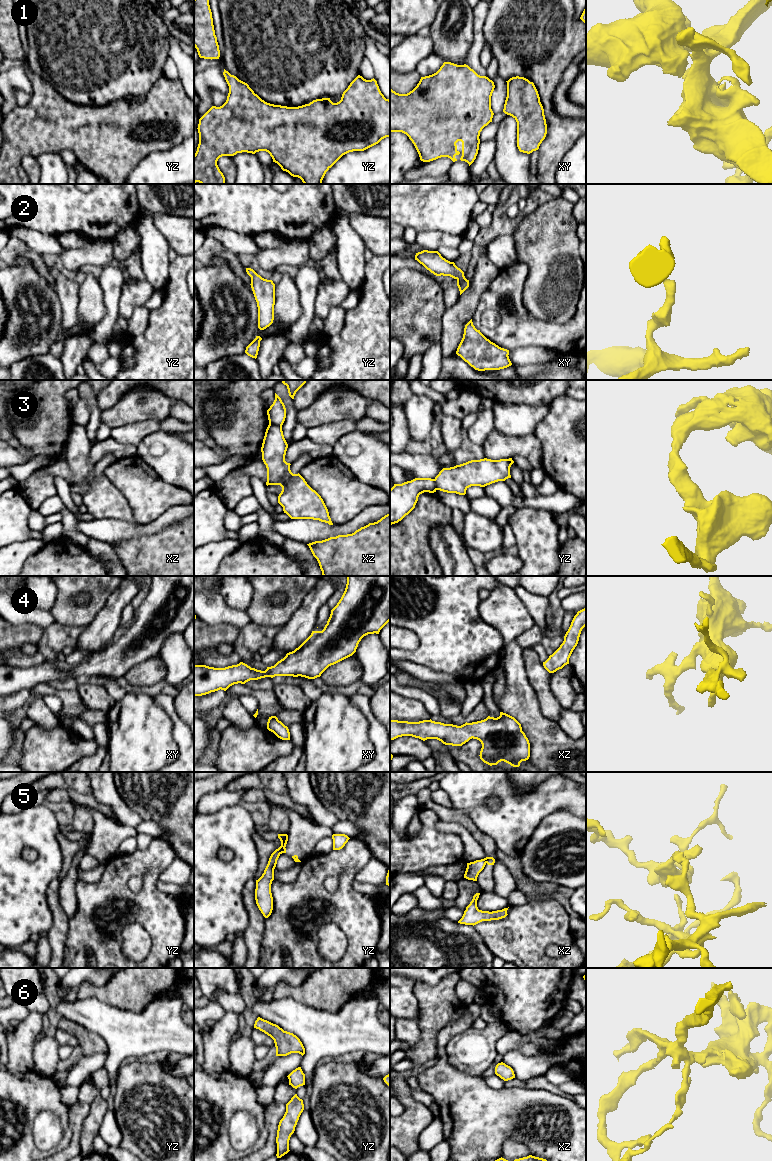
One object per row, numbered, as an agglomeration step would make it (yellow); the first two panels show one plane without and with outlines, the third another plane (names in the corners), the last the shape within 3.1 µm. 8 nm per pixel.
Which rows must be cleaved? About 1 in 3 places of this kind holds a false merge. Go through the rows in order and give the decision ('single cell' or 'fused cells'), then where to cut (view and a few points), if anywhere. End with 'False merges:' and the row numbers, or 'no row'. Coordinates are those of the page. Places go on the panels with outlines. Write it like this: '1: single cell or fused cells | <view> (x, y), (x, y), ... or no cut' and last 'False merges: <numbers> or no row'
1: single cell | no cut
2: single cell | no cut
3: fused cells | xz (269, 423), (281, 427)
4: single cell | no cut
5: fused cells | xz (485, 858), (486, 862)
6: single cell | no cut
False merges: 3, 5

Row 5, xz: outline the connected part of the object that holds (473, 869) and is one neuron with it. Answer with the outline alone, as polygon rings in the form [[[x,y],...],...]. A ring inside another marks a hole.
[[[486,858],[467,863],[464,878],[468,880],[477,881],[477,877],[479,873],[484,869],[485,865],[486,865]]]

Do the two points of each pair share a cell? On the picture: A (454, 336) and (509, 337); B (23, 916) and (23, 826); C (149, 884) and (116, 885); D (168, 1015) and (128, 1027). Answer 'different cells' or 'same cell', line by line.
A: different cells
B: same cell
C: same cell
D: same cell

